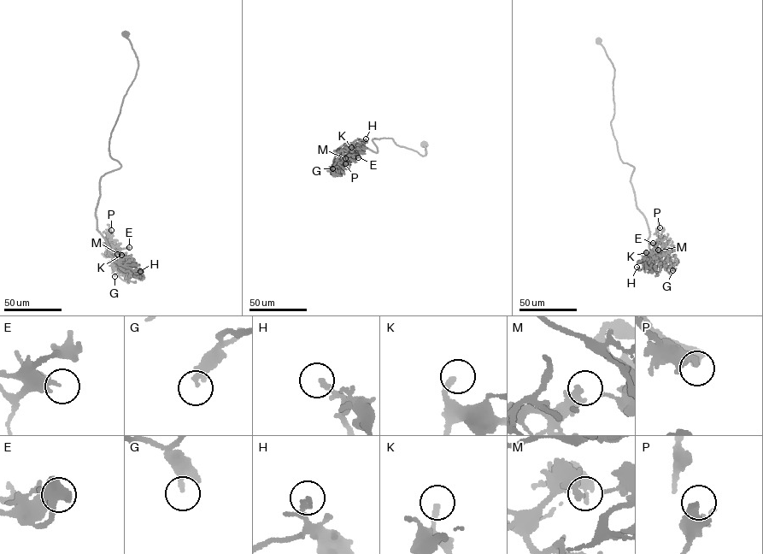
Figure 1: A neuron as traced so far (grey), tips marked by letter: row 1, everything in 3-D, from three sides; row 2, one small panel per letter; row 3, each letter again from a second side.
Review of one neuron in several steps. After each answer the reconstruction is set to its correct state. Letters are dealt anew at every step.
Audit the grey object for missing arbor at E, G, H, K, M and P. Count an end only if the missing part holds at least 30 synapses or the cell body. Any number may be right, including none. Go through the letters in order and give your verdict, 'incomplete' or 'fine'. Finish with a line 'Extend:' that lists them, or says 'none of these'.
E: fine
G: fine
H: fine
K: incomplete
M: fine
P: fine
Extend: K

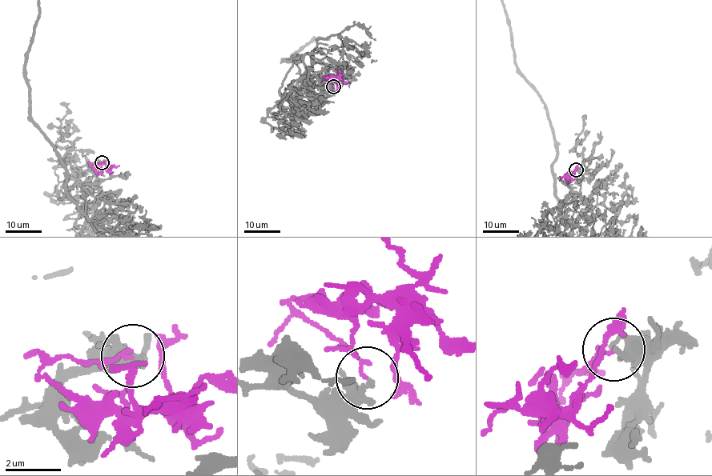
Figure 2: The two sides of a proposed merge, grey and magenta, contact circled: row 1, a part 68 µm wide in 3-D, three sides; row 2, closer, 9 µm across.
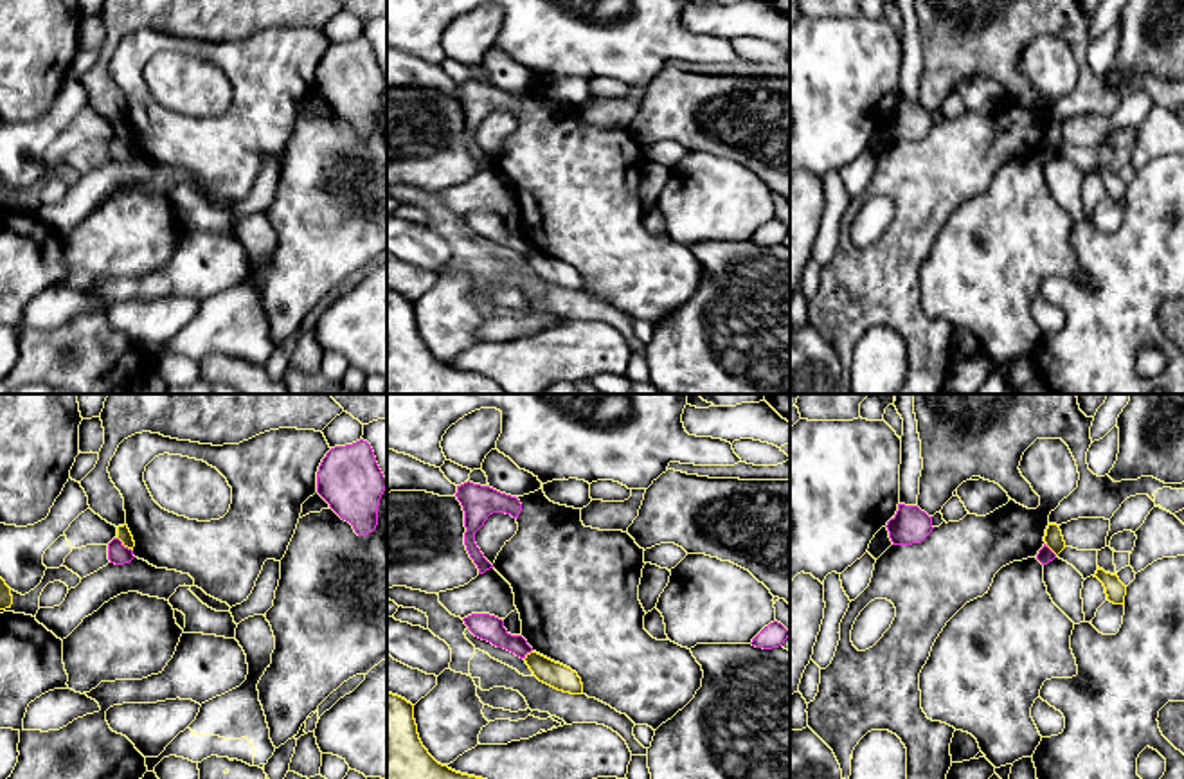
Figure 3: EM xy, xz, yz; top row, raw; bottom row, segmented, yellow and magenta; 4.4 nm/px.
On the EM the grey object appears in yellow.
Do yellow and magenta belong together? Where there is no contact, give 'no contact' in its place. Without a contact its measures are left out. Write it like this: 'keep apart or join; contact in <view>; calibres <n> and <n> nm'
keep apart; contact in xy; calibres 60 and 90 nm

